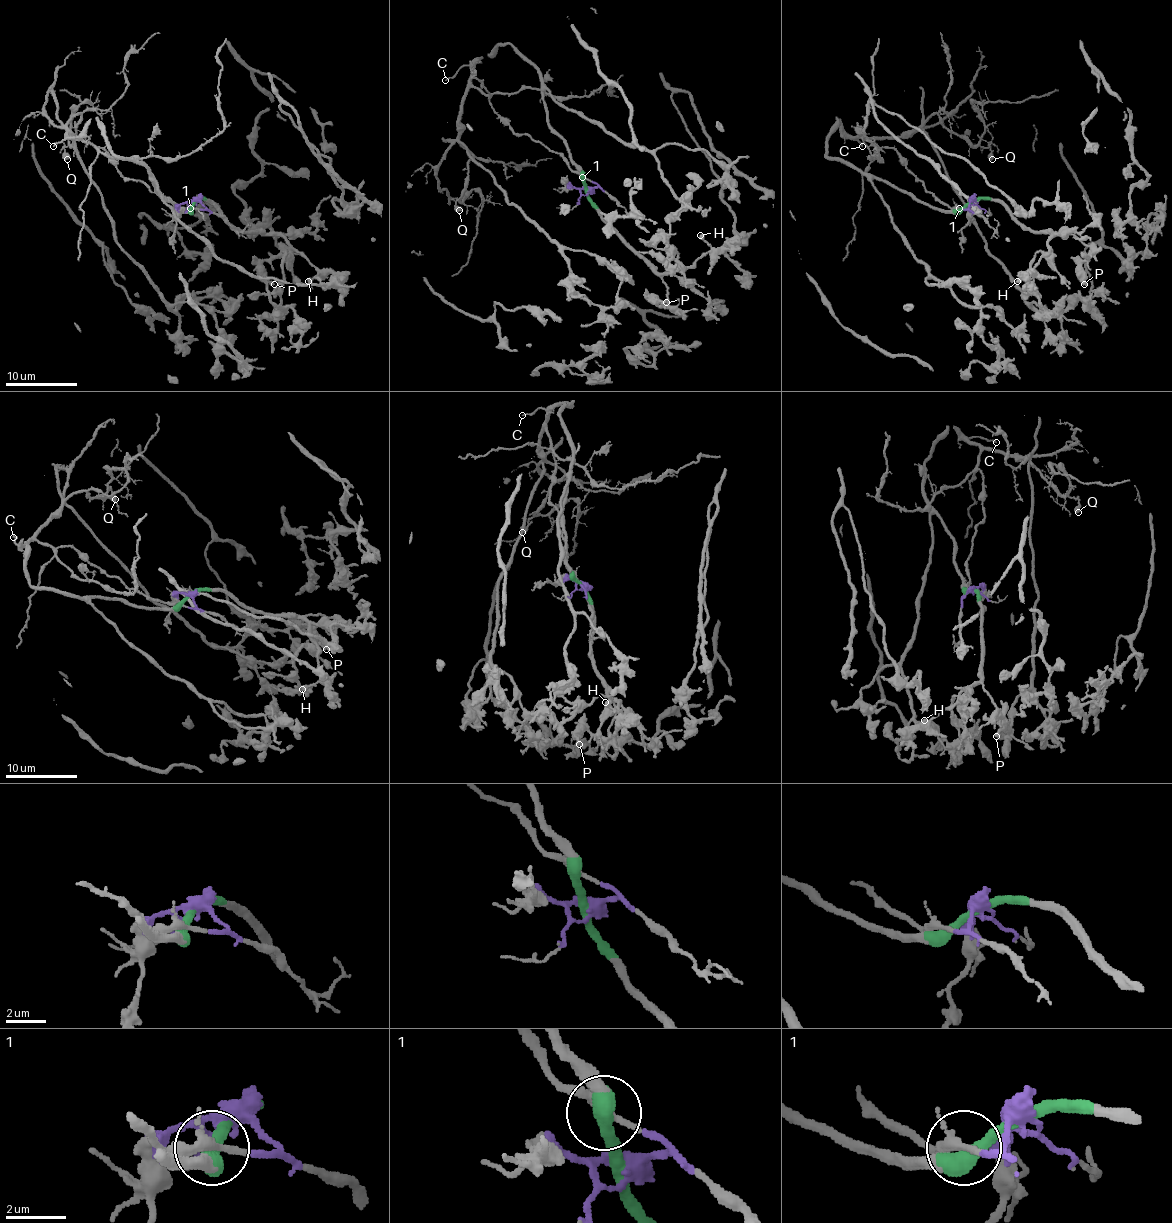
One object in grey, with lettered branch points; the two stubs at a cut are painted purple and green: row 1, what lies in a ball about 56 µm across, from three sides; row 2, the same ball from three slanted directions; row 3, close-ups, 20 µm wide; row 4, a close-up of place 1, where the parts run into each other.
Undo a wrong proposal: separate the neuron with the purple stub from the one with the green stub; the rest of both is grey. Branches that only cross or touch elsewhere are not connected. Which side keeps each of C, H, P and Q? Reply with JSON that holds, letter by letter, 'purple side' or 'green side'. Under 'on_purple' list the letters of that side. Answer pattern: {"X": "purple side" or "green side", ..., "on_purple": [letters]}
{"C": "purple side", "H": "green side", "P": "green side", "Q": "purple side", "on_purple": ["C", "Q"]}

